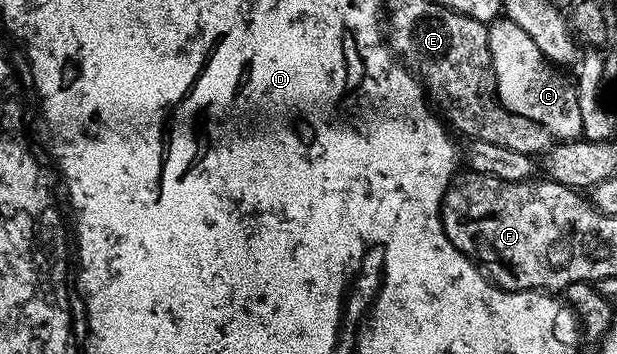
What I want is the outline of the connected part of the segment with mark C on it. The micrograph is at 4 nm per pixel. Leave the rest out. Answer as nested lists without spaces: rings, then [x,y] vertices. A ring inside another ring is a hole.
[[[506,17],[492,20],[488,26],[490,56],[493,57],[494,77],[497,81],[498,97],[510,112],[518,116],[527,117],[529,120],[537,121],[549,129],[552,136],[561,141],[574,141],[583,134],[583,113],[578,84],[563,75],[556,66],[548,63],[547,59],[537,48],[529,33],[525,32],[516,22]]]

